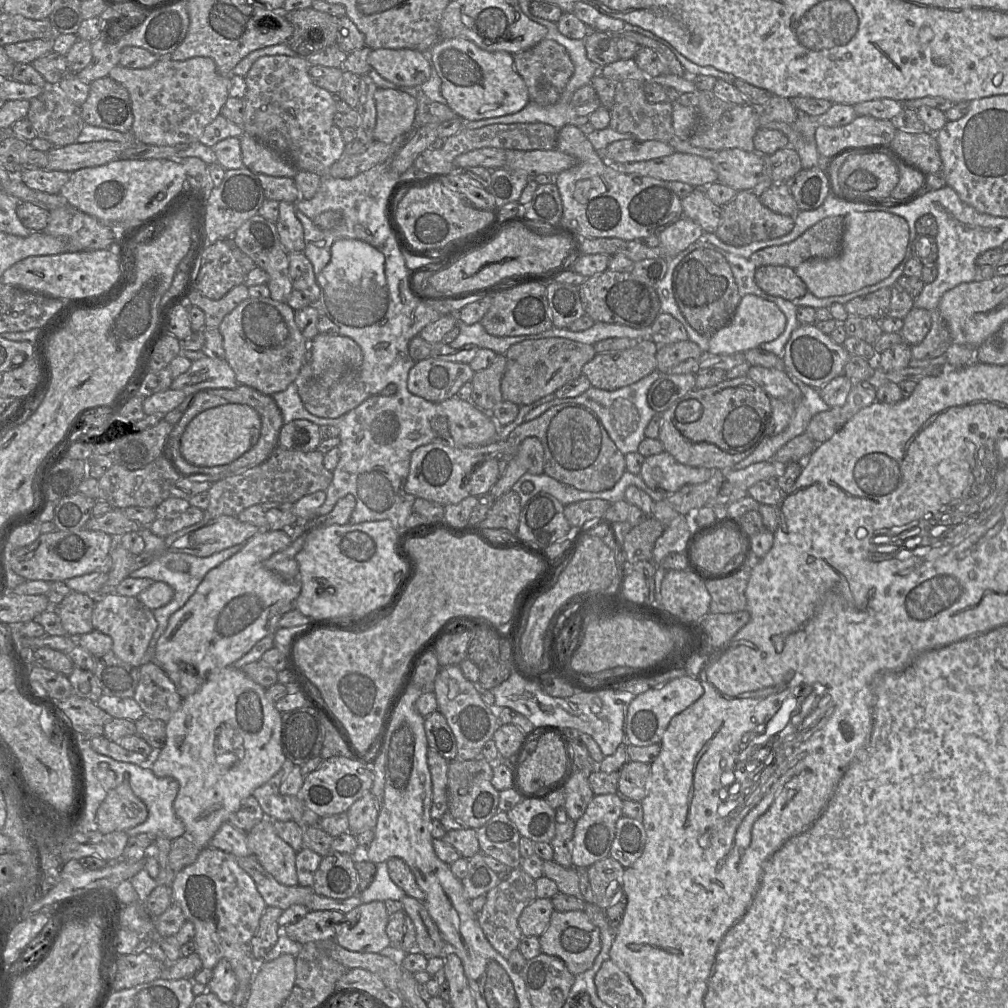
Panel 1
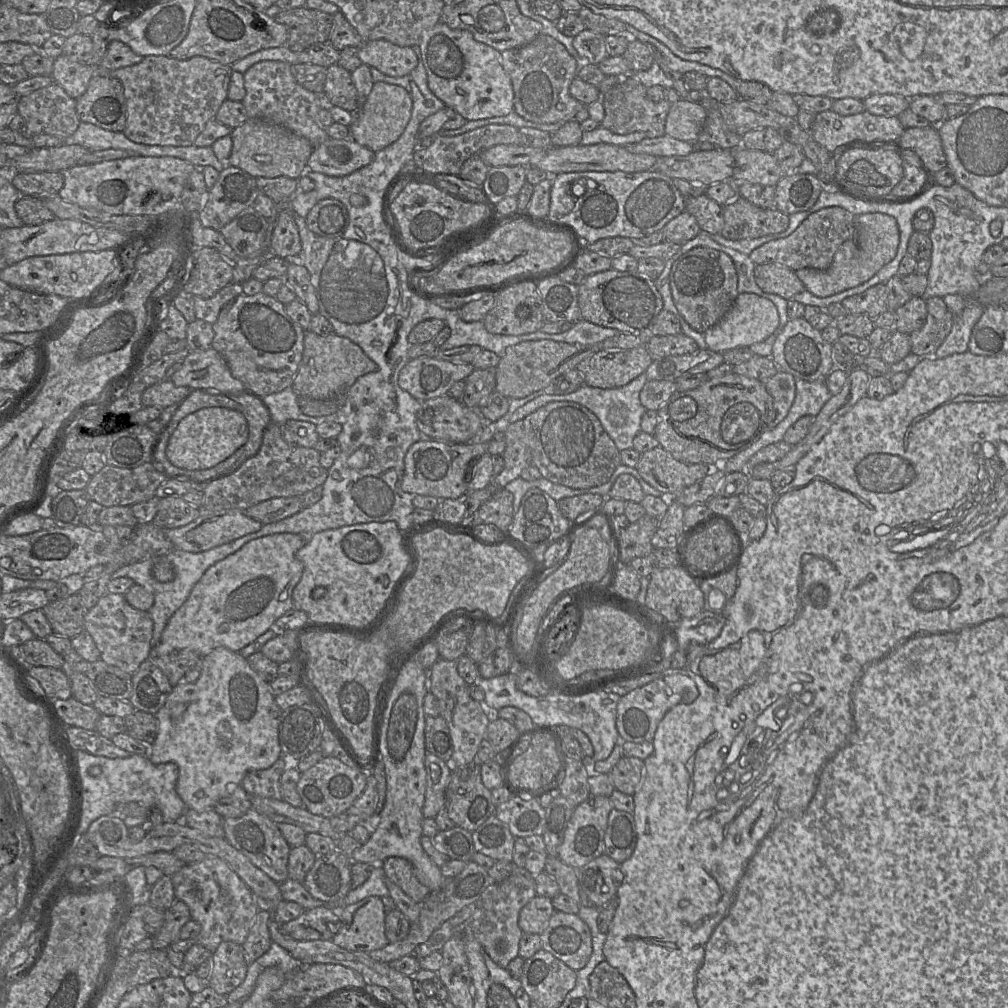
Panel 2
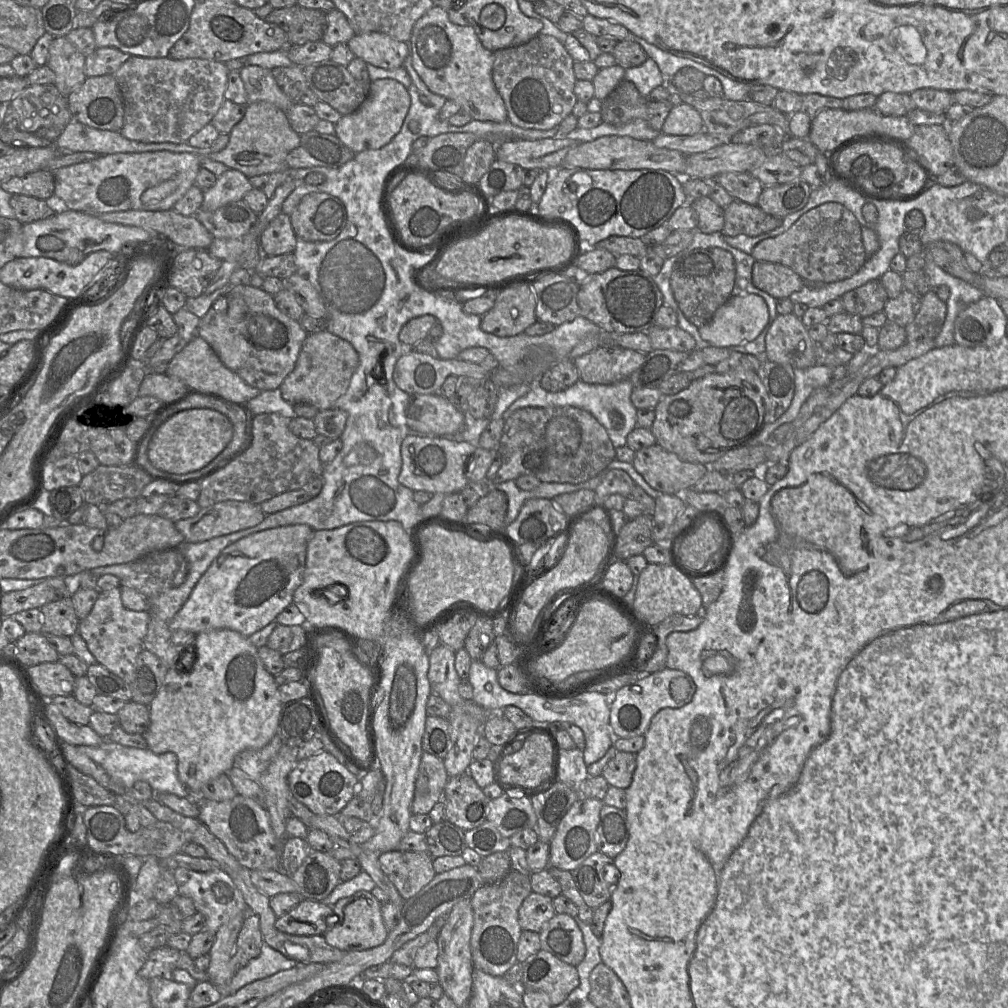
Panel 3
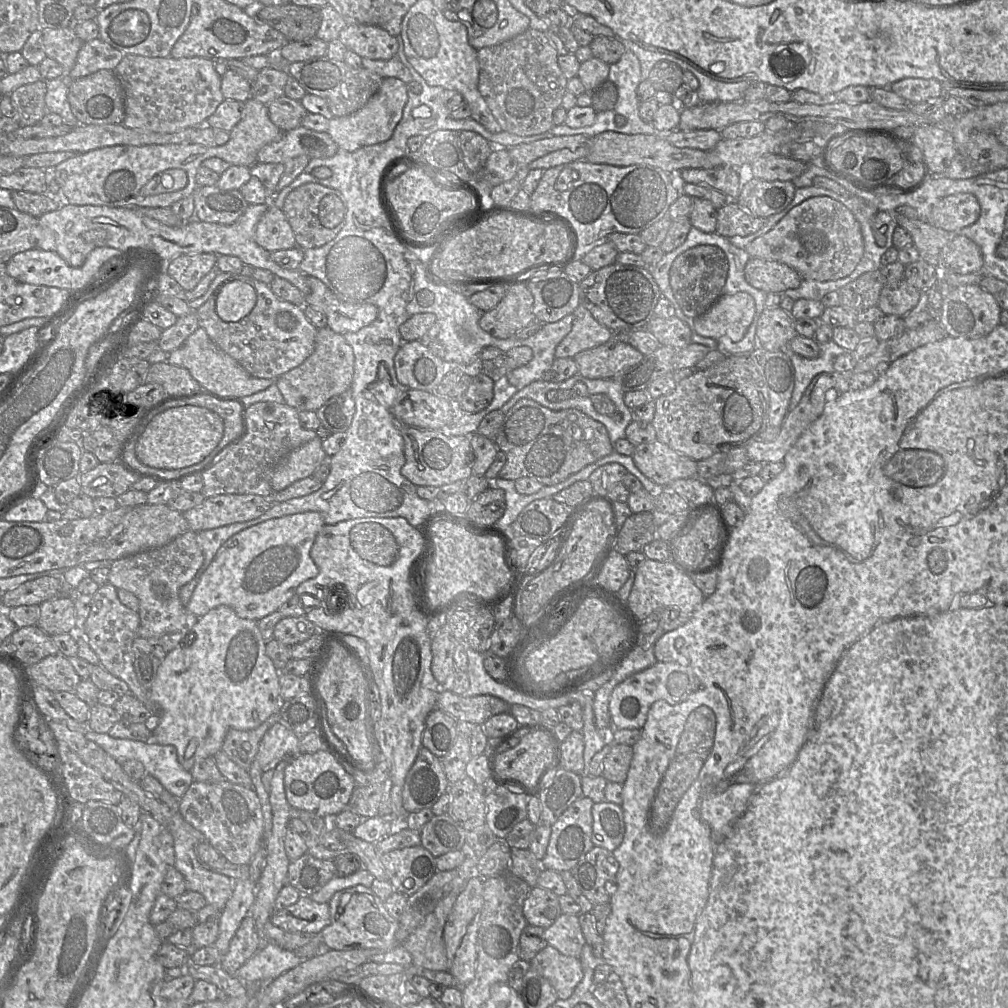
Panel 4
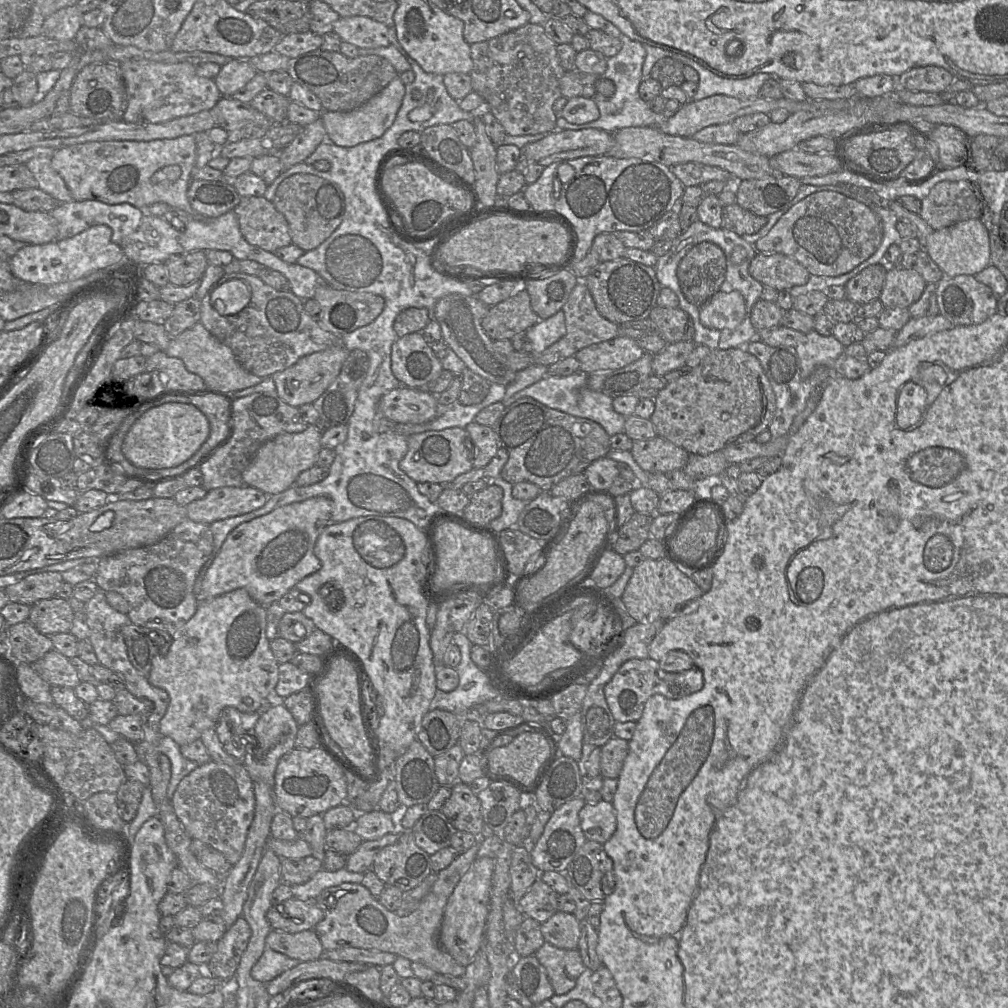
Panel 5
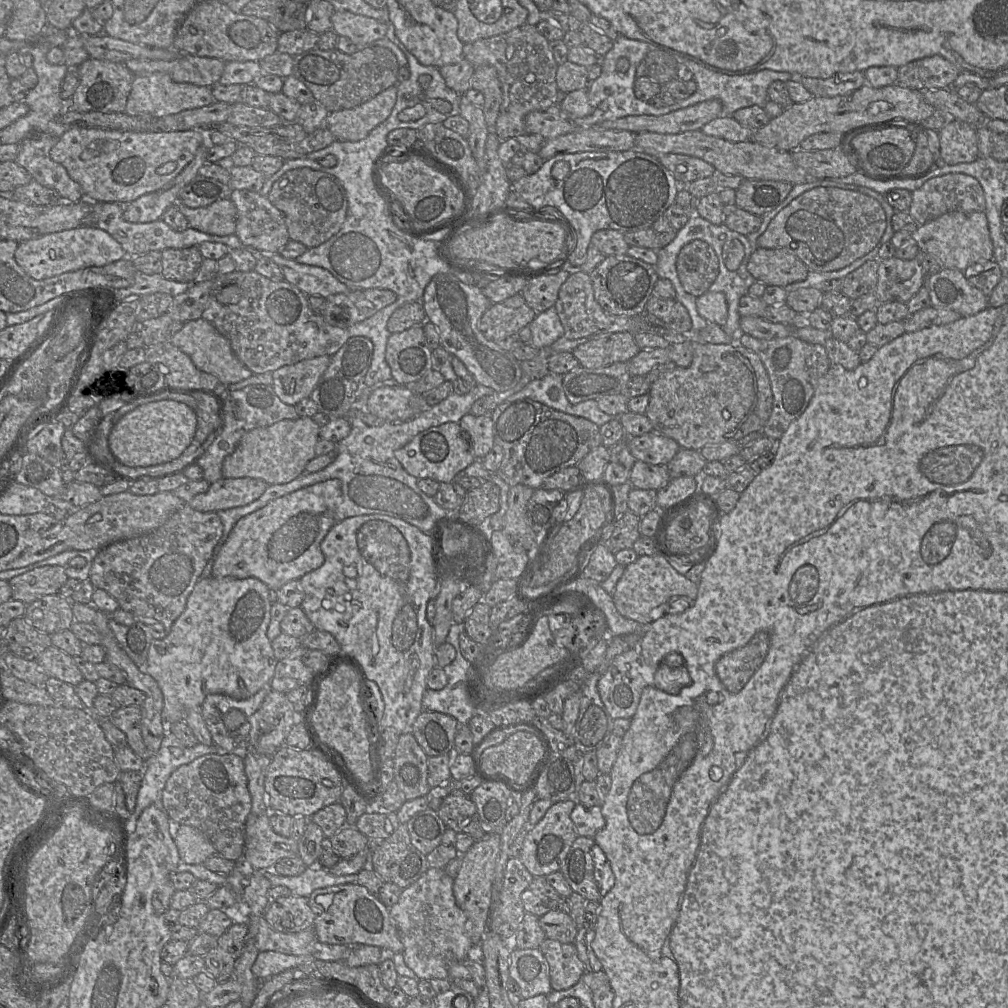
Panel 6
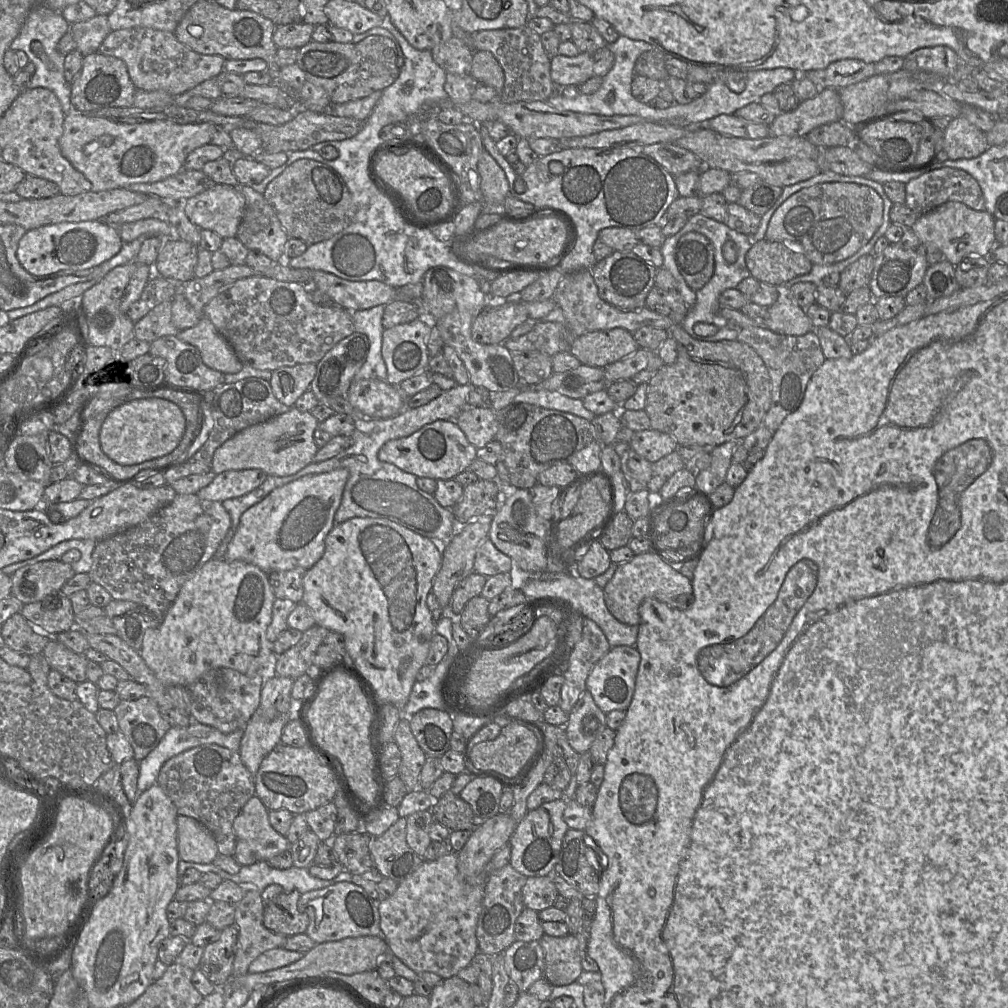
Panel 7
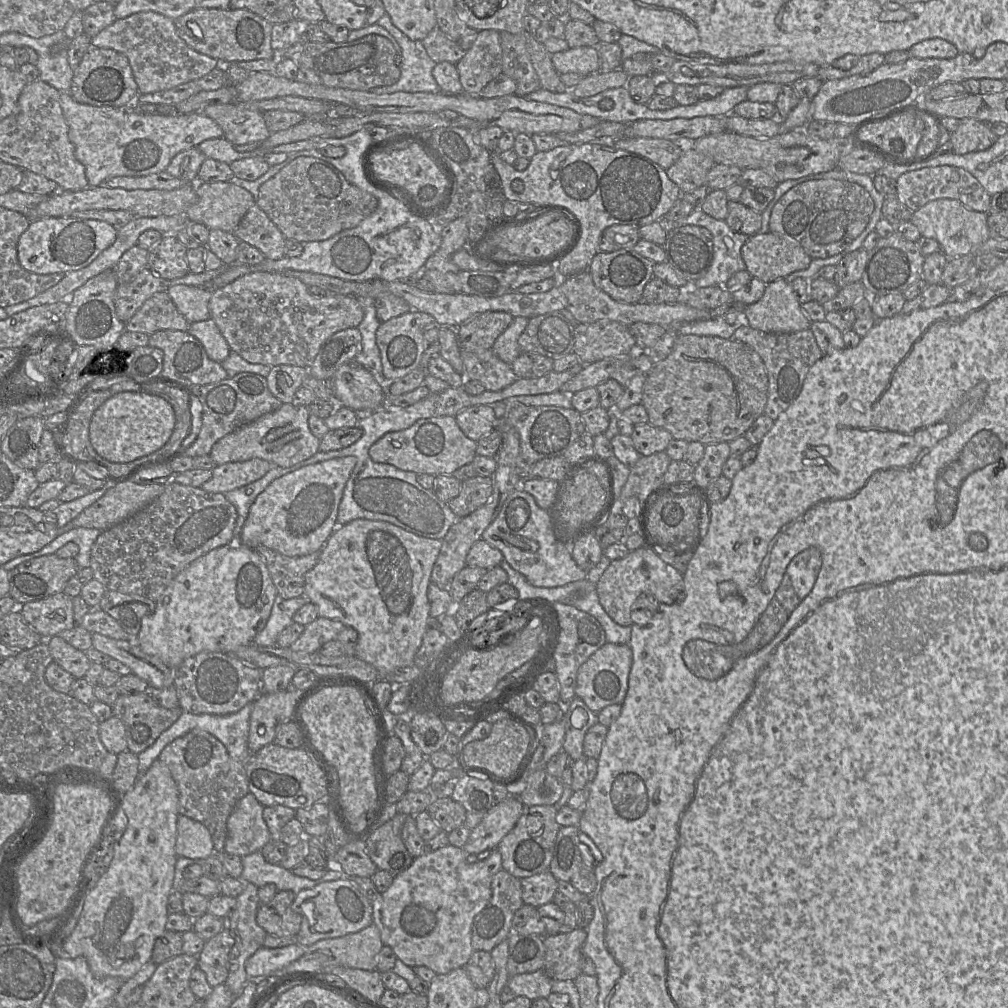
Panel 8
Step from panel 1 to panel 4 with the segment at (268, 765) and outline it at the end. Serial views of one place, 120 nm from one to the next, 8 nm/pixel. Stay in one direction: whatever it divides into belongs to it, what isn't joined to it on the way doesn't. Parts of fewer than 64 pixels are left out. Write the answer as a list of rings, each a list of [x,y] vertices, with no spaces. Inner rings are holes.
[[[220,605],[210,610],[204,616],[199,617],[193,626],[192,632],[195,633],[195,640],[192,644],[178,646],[166,654],[158,669],[153,686],[149,691],[149,706],[155,708],[157,711],[156,720],[150,723],[152,741],[160,745],[174,746],[177,751],[179,763],[189,772],[198,760],[213,757],[218,751],[222,750],[223,741],[228,730],[252,730],[257,728],[272,714],[277,713],[284,701],[279,694],[279,672],[266,654],[266,641],[259,630],[258,621],[241,618],[229,606]]]

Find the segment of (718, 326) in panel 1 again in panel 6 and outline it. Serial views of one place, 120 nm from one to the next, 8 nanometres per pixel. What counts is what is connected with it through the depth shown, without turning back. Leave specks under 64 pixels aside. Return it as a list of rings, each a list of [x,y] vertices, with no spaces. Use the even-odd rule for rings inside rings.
[[[702,240],[686,244],[677,257],[677,274],[684,290],[695,296],[702,296],[719,274],[719,261],[714,249]]]

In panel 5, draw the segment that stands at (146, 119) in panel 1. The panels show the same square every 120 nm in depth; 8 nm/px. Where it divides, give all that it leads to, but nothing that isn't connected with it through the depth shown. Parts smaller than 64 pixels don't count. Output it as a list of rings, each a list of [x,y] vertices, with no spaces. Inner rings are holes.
[[[131,59],[119,65],[126,87],[127,109],[123,120],[132,123],[163,123],[178,117],[211,110],[221,99],[214,79],[198,76],[189,62],[162,63]]]

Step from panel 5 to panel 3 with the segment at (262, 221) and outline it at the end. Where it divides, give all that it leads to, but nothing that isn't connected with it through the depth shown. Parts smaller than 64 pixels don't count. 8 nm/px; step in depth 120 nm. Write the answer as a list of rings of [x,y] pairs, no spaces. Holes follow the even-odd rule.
[[[287,214],[277,215],[259,235],[259,246],[263,256],[293,253],[297,237]]]

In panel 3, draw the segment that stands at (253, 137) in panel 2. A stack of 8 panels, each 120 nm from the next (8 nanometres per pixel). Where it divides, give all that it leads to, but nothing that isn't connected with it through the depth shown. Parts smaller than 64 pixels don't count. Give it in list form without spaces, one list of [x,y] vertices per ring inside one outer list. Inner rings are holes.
[[[259,101],[246,106],[244,117],[229,133],[227,146],[219,152],[208,151],[207,157],[250,178],[289,169],[286,157],[299,143],[300,135],[291,128],[286,113],[269,102]]]

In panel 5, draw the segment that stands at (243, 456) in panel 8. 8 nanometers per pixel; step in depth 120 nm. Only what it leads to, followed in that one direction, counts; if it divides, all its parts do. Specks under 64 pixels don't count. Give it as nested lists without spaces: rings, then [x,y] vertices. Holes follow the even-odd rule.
[[[310,424],[300,433],[280,434],[264,443],[255,453],[244,470],[242,478],[246,485],[257,488],[267,495],[281,493],[295,485],[303,471],[316,464],[321,446],[322,434],[315,424]]]

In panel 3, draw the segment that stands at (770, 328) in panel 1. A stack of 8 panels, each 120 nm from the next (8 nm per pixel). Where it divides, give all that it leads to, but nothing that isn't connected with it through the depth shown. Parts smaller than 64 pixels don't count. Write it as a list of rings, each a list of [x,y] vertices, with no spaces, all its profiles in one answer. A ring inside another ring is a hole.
[[[755,294],[731,296],[714,314],[713,318],[699,329],[701,338],[714,347],[731,347],[753,341],[763,330],[769,318],[767,304]]]

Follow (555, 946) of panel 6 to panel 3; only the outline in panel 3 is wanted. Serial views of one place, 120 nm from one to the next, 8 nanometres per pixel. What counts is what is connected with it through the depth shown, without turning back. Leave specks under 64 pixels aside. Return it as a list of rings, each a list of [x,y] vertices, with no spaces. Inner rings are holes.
[[[541,949],[523,963],[522,986],[543,992],[551,1007],[561,1004],[579,985],[577,968]]]

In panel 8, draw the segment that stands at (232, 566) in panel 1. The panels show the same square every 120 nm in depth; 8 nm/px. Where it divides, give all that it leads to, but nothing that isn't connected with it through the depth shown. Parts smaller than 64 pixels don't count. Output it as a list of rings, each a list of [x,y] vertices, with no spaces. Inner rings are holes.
[[[354,456],[333,458],[304,466],[273,480],[251,505],[246,522],[235,542],[239,541],[252,549],[264,546],[289,557],[320,552],[337,527],[339,504],[356,463]]]

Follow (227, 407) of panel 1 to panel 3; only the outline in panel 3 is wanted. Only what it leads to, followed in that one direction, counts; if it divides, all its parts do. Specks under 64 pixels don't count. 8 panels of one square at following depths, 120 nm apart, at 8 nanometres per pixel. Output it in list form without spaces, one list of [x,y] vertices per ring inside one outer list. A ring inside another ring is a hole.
[[[210,408],[187,409],[175,413],[158,427],[148,444],[147,456],[158,470],[171,474],[194,473],[194,479],[218,467],[224,467],[229,462],[229,460],[220,461],[220,453],[231,441],[232,436],[233,425],[225,414]]]

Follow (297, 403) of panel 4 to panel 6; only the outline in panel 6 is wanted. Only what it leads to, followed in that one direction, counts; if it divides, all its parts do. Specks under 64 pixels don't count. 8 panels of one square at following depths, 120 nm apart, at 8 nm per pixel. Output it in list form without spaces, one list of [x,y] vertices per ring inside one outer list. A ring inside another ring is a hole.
[[[331,356],[304,359],[285,365],[272,372],[273,389],[279,399],[289,405],[296,405],[309,398],[326,371]]]

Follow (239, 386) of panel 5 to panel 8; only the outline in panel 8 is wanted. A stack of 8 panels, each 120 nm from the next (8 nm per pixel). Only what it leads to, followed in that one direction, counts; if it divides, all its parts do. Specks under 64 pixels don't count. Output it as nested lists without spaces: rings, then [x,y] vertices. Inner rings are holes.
[[[212,318],[191,323],[188,333],[201,342],[211,360],[221,364],[228,357],[231,349]]]

